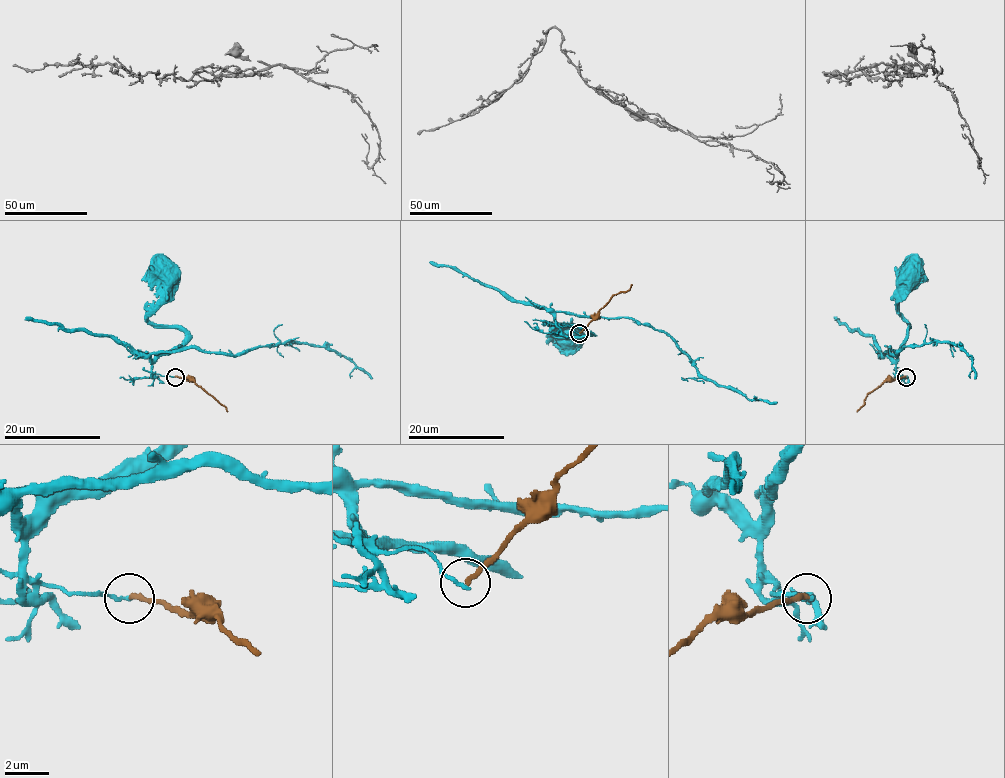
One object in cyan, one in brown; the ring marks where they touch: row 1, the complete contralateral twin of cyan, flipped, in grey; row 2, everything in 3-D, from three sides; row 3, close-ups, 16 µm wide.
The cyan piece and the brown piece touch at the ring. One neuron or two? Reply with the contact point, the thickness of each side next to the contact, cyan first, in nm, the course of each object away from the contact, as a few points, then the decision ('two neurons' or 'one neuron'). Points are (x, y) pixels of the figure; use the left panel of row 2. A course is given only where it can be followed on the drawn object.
place (175, 377); calibres 180 and 240 nm; course cyan (175, 376), (156, 374), (152, 364), (174, 351), (184, 333), (156, 327), (147, 318), (174, 278), (169, 276); course brown (175, 376), (194, 381), (228, 411); two neurons

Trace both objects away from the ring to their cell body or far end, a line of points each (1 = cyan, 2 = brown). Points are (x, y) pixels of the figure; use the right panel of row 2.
1: (906, 376), (898, 375), (896, 370), (897, 351), (909, 328), (897, 308), (897, 295), (909, 274), (912, 276)
2: (905, 376), (884, 381), (868, 394), (856, 411)

